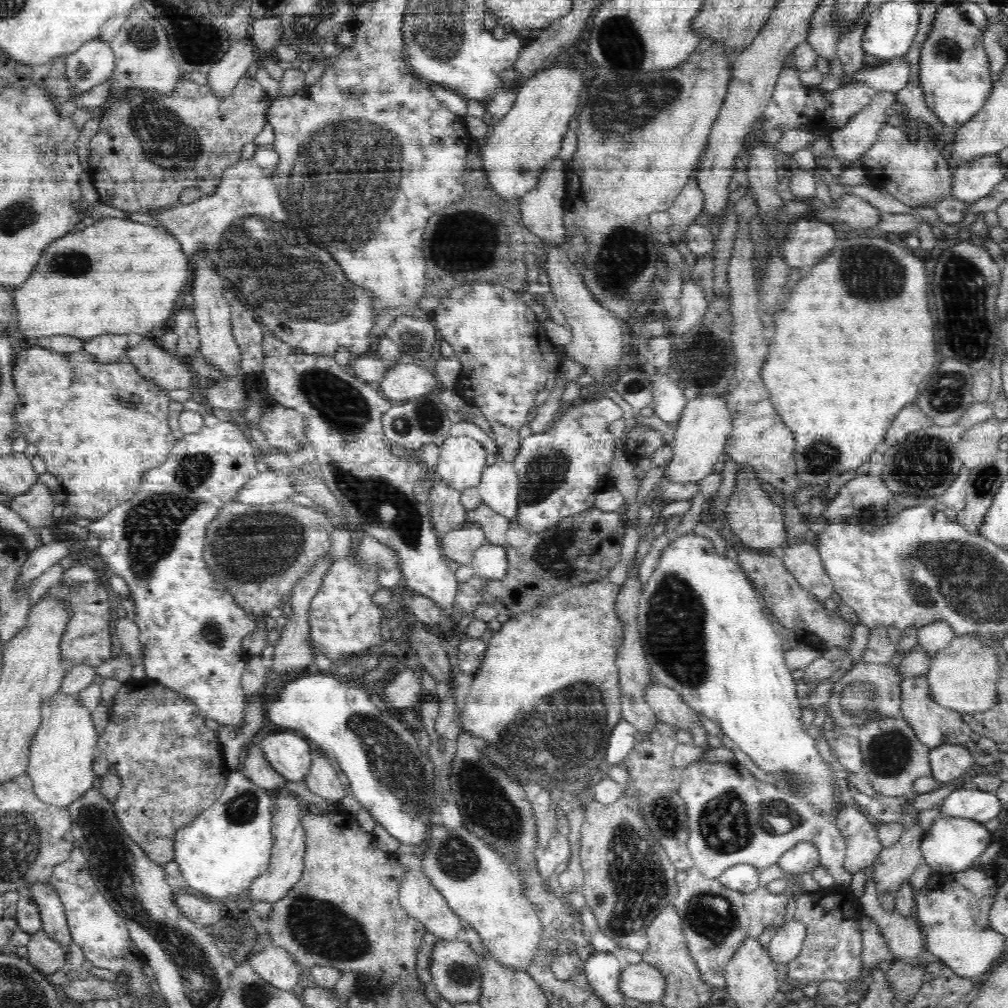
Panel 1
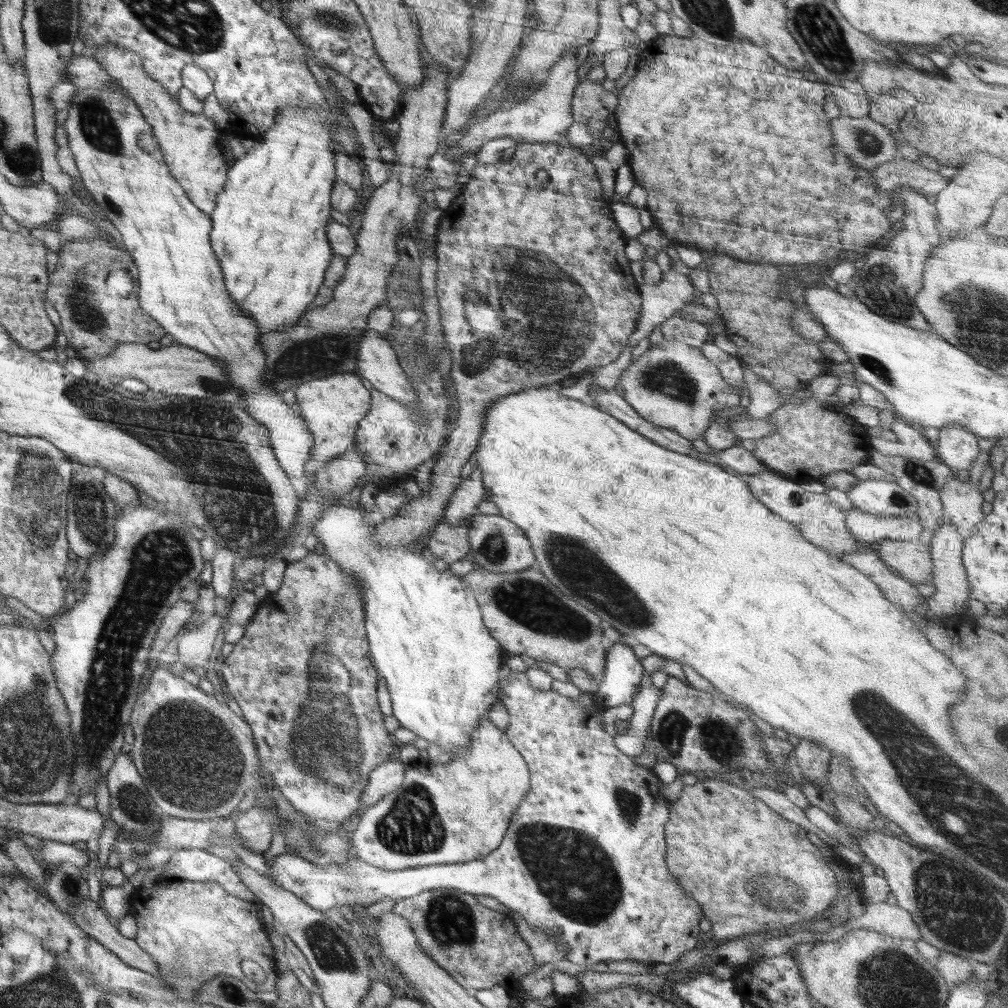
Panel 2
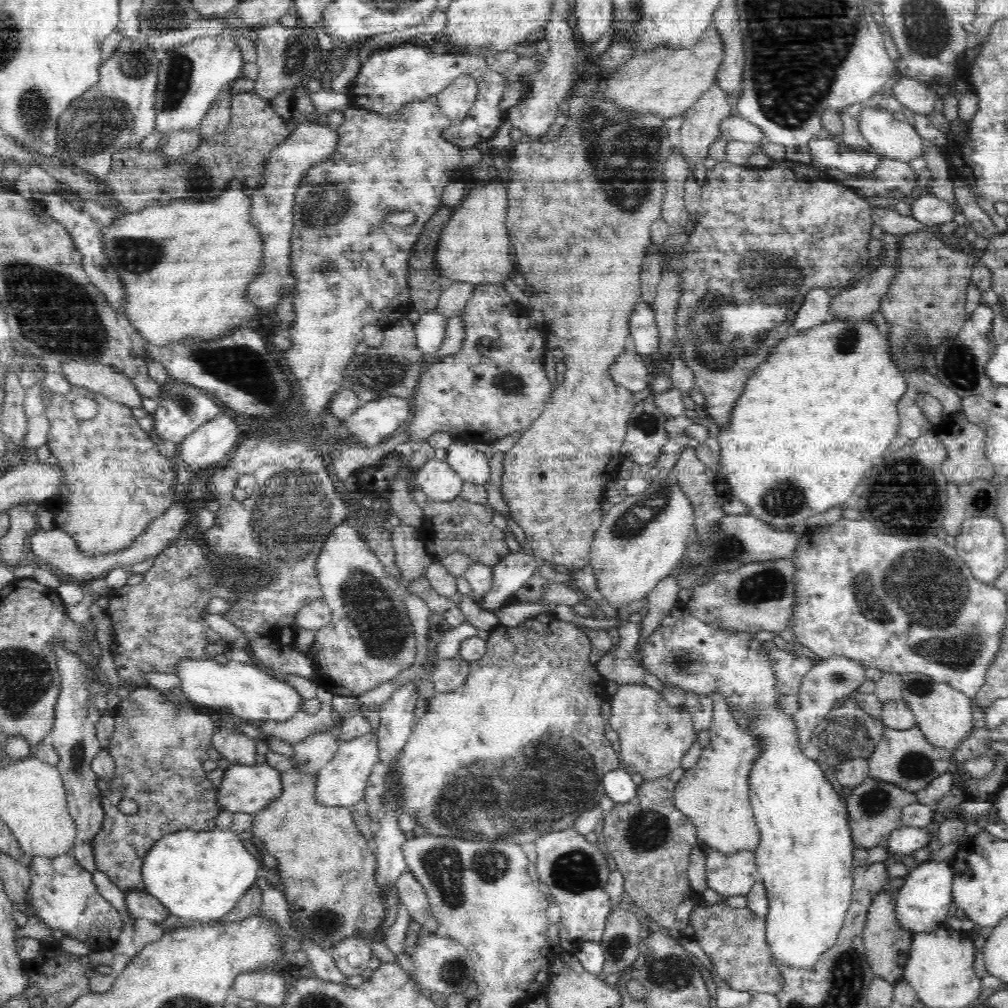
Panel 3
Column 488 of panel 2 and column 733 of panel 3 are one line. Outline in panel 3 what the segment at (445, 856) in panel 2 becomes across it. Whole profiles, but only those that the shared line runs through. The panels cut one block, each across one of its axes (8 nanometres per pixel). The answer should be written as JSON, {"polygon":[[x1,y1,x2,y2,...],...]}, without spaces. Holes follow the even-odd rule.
{"polygon":[[718,691,712,696,713,717,708,733,711,742,703,748,694,768,675,784,675,805,696,827,697,840,726,855,751,850,760,842,760,831,750,802,749,775,760,756,758,738,733,719,730,705]]}

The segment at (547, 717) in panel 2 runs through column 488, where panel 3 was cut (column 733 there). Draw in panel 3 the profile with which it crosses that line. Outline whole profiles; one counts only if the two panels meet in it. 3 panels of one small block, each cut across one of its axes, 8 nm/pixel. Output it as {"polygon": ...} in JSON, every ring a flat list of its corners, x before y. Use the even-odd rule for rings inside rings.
{"polygon":[[697,841,704,850,707,887,716,890,724,898,740,896,760,881,753,851,738,851,726,855]]}

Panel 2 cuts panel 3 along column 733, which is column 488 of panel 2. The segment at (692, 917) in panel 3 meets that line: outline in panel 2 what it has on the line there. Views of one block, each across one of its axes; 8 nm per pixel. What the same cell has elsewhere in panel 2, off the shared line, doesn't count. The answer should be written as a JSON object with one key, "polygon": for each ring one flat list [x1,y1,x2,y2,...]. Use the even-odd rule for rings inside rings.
{"polygon":[[435,888,419,892,416,896,397,900,390,913,408,920,417,946,424,955,430,956,457,984,468,992,492,988,496,984,518,982,531,973,535,966,529,947,516,930,516,925,504,913,494,911,476,900,474,893,462,892,455,888]]}

